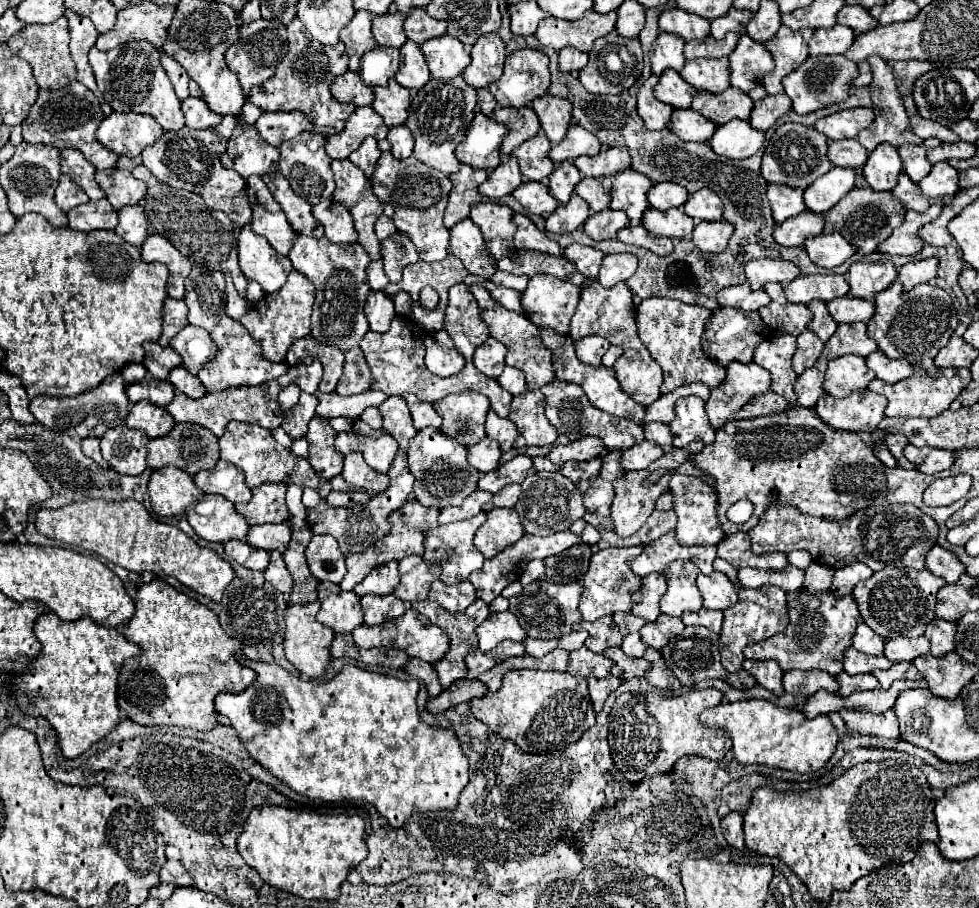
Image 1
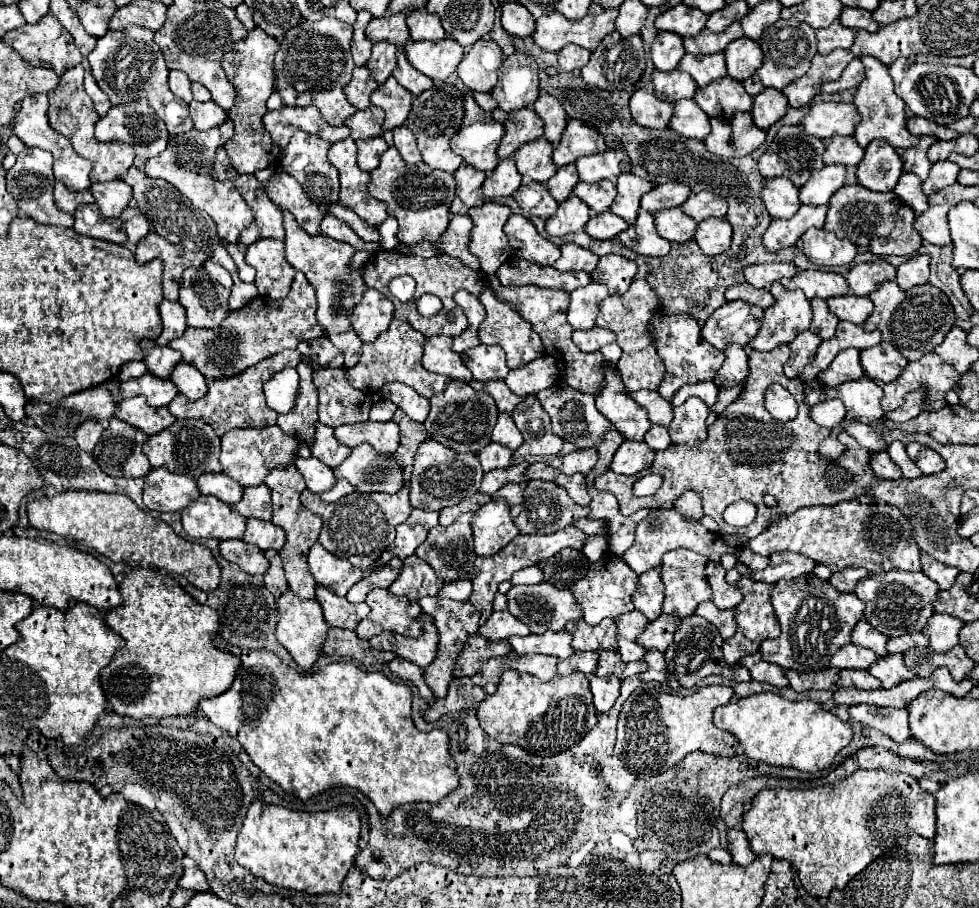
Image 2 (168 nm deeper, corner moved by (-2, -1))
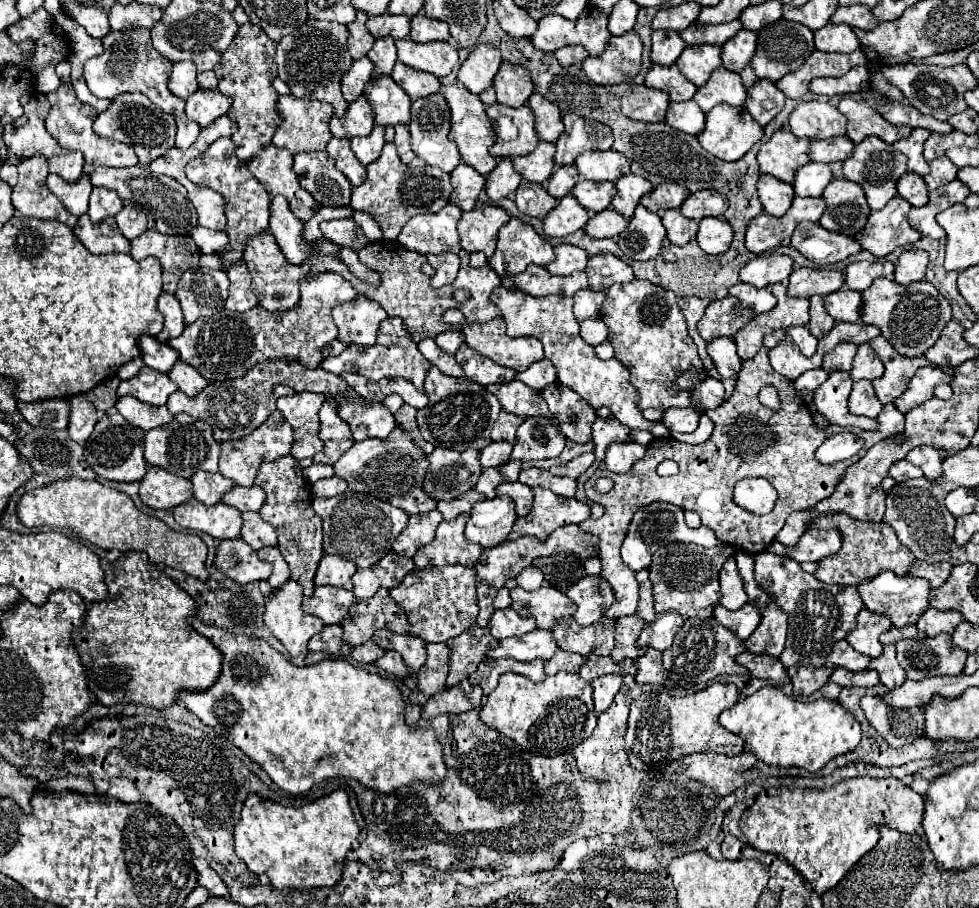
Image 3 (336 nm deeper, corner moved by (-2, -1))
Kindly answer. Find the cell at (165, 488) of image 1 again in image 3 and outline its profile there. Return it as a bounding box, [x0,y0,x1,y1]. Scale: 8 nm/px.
[140,467,192,509]

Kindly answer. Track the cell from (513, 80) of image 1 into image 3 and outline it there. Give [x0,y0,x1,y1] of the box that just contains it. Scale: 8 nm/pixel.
[494,63,534,107]

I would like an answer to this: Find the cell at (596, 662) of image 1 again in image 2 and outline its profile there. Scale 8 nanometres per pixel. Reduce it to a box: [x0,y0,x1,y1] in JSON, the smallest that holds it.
[558,651,598,675]

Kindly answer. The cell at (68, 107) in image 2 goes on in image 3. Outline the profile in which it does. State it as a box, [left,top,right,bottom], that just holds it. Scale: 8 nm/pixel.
[46,83,138,173]

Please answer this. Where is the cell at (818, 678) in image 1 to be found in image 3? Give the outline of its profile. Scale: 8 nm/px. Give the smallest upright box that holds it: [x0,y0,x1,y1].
[786,665,832,695]

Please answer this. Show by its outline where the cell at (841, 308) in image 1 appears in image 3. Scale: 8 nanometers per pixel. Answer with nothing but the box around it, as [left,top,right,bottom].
[824,287,862,321]

